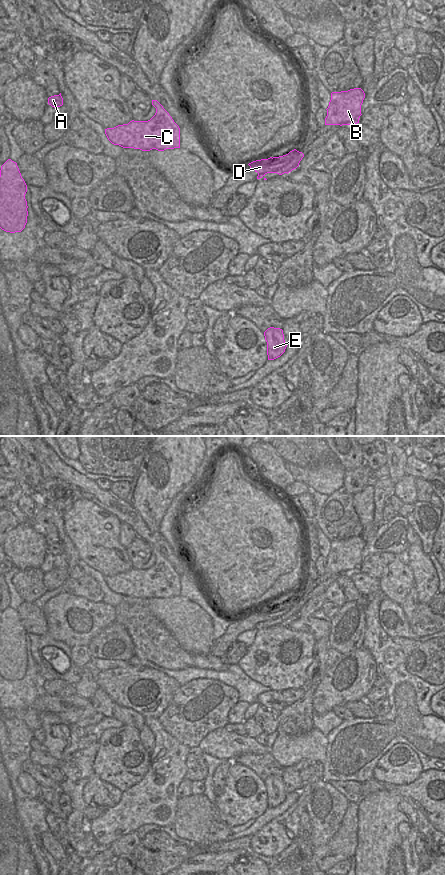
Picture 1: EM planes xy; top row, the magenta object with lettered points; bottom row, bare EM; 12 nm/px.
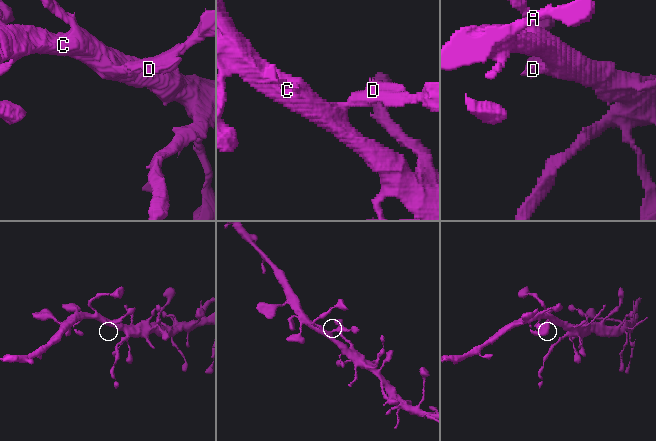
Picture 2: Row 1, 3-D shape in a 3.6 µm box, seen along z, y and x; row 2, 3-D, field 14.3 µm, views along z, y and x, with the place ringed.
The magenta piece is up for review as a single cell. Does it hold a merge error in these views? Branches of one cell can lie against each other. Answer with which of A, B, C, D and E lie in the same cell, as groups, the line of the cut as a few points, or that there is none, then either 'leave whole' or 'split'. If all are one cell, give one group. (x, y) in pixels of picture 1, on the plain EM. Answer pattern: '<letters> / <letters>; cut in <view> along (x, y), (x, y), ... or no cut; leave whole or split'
A B C D E; no cut; leave whole

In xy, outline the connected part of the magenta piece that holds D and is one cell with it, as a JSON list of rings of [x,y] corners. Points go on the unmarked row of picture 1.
[[[294,597],[286,603],[256,608],[248,613],[258,621],[257,627],[260,627],[267,621],[288,622],[299,614],[303,605],[304,602],[302,600]]]

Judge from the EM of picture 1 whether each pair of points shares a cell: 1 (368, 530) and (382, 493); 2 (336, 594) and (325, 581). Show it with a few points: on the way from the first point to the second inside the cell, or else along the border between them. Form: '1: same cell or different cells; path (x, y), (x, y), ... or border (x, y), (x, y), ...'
1: same cell; path (377, 521), (379, 502)
2: different cells; border (335, 580), (323, 592)

